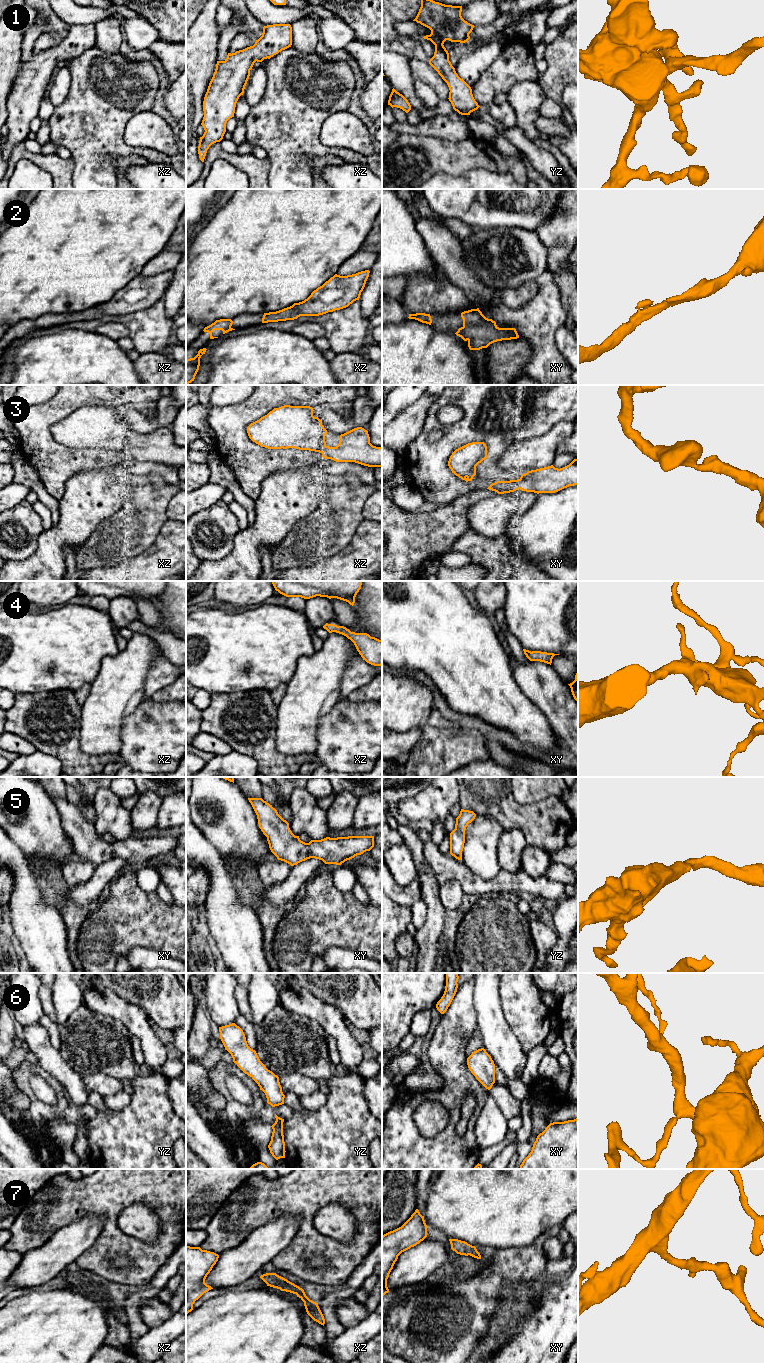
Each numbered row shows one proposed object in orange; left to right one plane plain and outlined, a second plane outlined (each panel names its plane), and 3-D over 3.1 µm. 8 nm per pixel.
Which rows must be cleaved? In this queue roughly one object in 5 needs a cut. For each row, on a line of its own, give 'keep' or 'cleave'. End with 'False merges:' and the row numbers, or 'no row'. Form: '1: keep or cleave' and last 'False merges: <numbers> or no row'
1: keep
2: keep
3: keep
4: keep
5: keep
6: keep
7: keep
False merges: no row

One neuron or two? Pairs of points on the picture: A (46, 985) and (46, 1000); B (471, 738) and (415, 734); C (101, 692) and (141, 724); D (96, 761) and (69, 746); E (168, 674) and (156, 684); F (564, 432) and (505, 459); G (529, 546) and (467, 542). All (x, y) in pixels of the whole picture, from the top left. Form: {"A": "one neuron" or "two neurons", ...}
{"A": "one neuron", "B": "two neurons", "C": "two neurons", "D": "one neuron", "E": "one neuron", "F": "one neuron", "G": "two neurons"}

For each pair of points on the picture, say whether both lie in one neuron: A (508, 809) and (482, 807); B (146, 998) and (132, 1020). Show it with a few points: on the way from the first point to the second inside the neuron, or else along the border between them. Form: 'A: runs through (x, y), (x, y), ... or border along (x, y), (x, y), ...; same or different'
A: runs through (502, 807), (488, 807); same
B: border along (120, 996), (128, 1002), (138, 1004), (149, 1018); different

